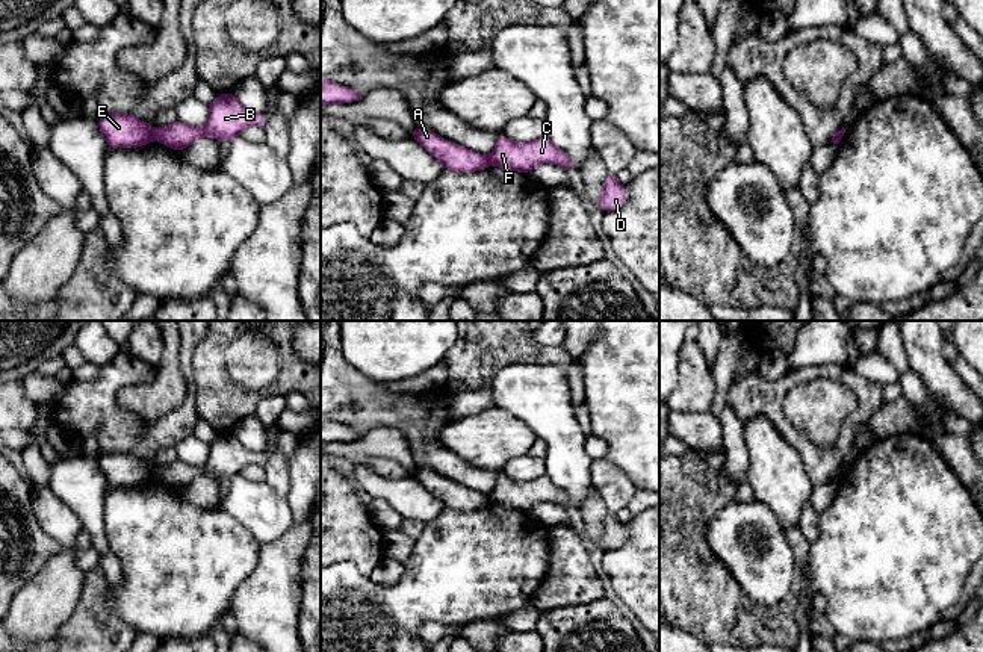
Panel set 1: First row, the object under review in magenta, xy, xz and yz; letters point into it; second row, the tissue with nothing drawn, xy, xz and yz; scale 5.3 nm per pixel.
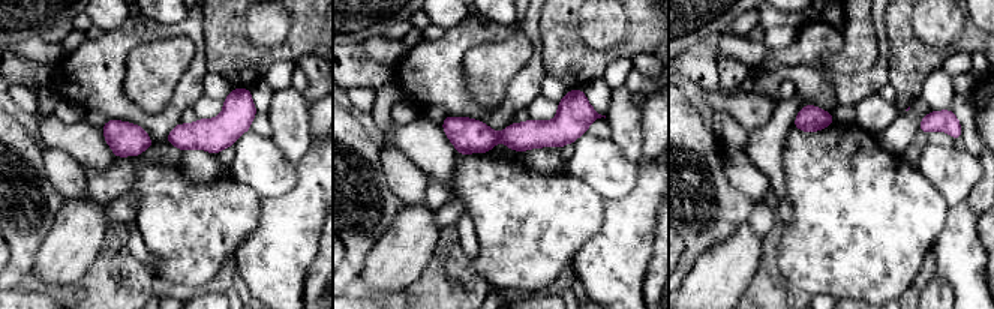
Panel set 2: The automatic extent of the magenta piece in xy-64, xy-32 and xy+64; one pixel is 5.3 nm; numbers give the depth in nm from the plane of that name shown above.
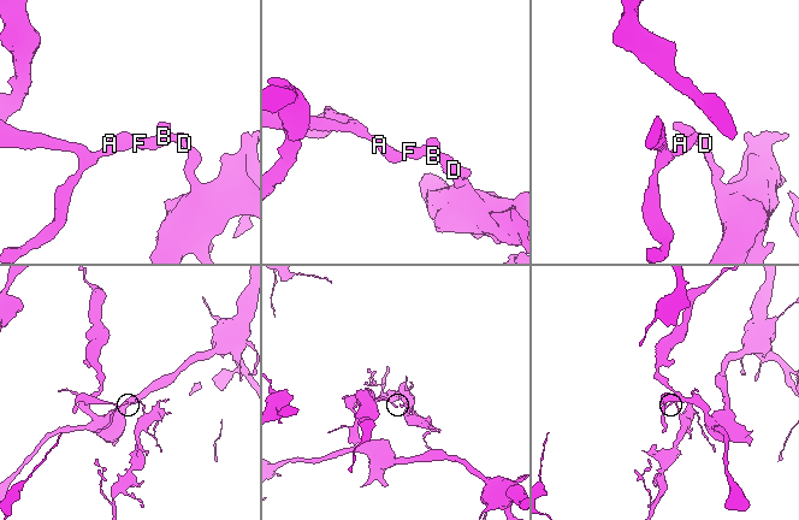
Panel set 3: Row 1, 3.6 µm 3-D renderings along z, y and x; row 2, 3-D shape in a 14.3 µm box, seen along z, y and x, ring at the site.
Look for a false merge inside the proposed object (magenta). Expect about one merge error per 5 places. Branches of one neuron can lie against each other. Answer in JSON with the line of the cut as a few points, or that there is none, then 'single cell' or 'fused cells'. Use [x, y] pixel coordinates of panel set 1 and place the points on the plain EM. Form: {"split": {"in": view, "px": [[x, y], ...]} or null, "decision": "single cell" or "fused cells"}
{"split": {"in": "xy", "px": [[150, 468], [151, 477]]}, "decision": "fused cells"}

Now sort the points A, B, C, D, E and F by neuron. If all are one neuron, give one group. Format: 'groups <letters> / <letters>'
groups A E / B C D F

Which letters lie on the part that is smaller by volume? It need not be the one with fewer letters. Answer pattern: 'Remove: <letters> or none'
Remove: B, C, D, F

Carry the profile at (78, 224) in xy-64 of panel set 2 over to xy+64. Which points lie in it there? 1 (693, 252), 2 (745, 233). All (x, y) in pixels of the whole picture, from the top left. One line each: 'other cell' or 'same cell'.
1: other cell
2: same cell

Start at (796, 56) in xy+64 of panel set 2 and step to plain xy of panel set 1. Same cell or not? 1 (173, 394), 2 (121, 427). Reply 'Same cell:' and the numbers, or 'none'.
Same cell: 2

